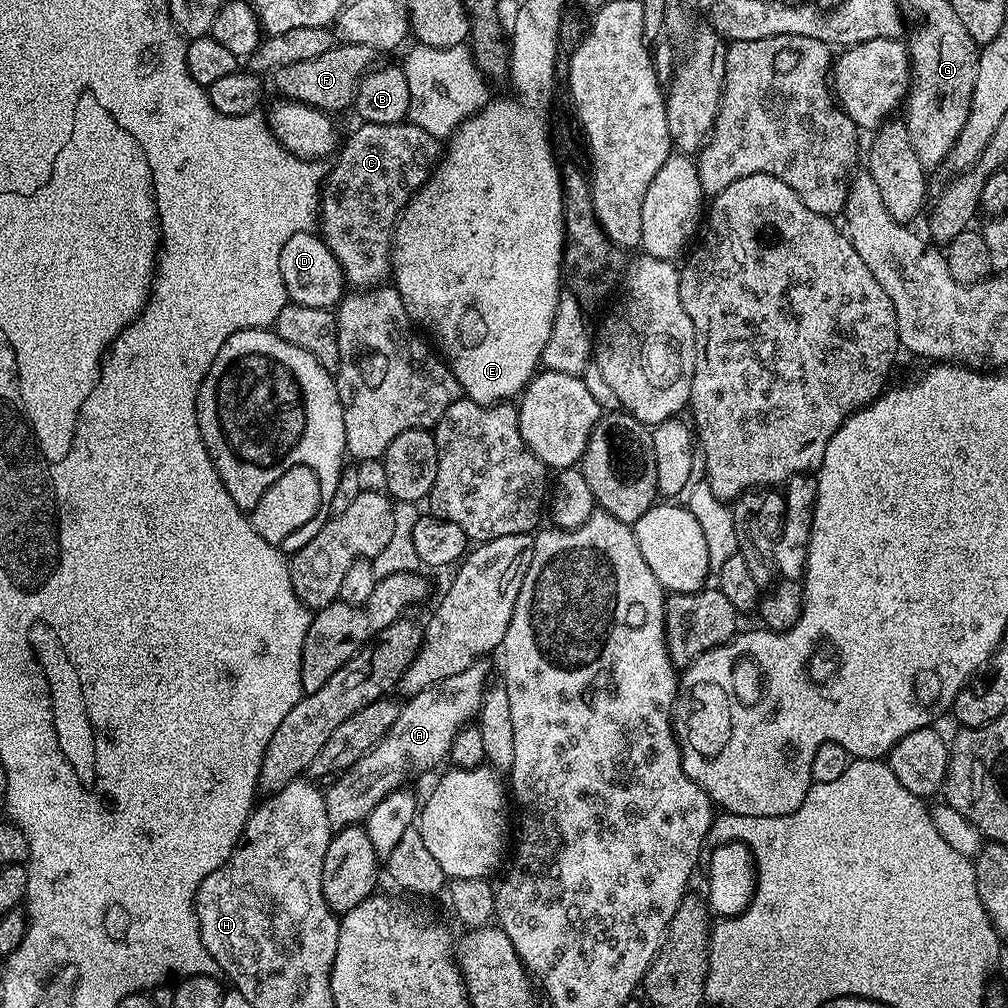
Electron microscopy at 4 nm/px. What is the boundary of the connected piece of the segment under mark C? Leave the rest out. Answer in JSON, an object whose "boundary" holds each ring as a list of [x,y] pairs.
{"boundary":[[[411,122],[399,124],[361,123],[348,136],[348,141],[338,148],[340,157],[330,168],[324,181],[320,198],[318,232],[334,258],[341,264],[344,279],[353,289],[363,290],[383,285],[392,271],[392,229],[400,219],[404,207],[412,200],[412,195],[424,187],[442,156],[442,144],[422,126]]]}

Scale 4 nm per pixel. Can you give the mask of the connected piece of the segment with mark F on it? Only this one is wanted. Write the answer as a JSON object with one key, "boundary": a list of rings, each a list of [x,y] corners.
{"boundary":[[[341,43],[312,60],[294,62],[280,67],[273,73],[272,79],[281,97],[302,102],[332,114],[347,105],[349,107],[355,101],[356,88],[360,85],[360,79],[371,69],[375,63],[374,59],[376,59],[376,53],[370,46]]]}

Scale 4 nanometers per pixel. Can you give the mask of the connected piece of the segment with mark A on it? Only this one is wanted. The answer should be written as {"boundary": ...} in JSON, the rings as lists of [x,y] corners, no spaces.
{"boundary":[[[487,663],[471,664],[454,678],[442,678],[416,696],[407,697],[398,722],[354,766],[341,771],[324,792],[326,818],[333,829],[359,825],[395,788],[401,787],[411,772],[428,772],[435,764],[445,763],[454,738],[479,717],[484,694],[489,687]]]}

